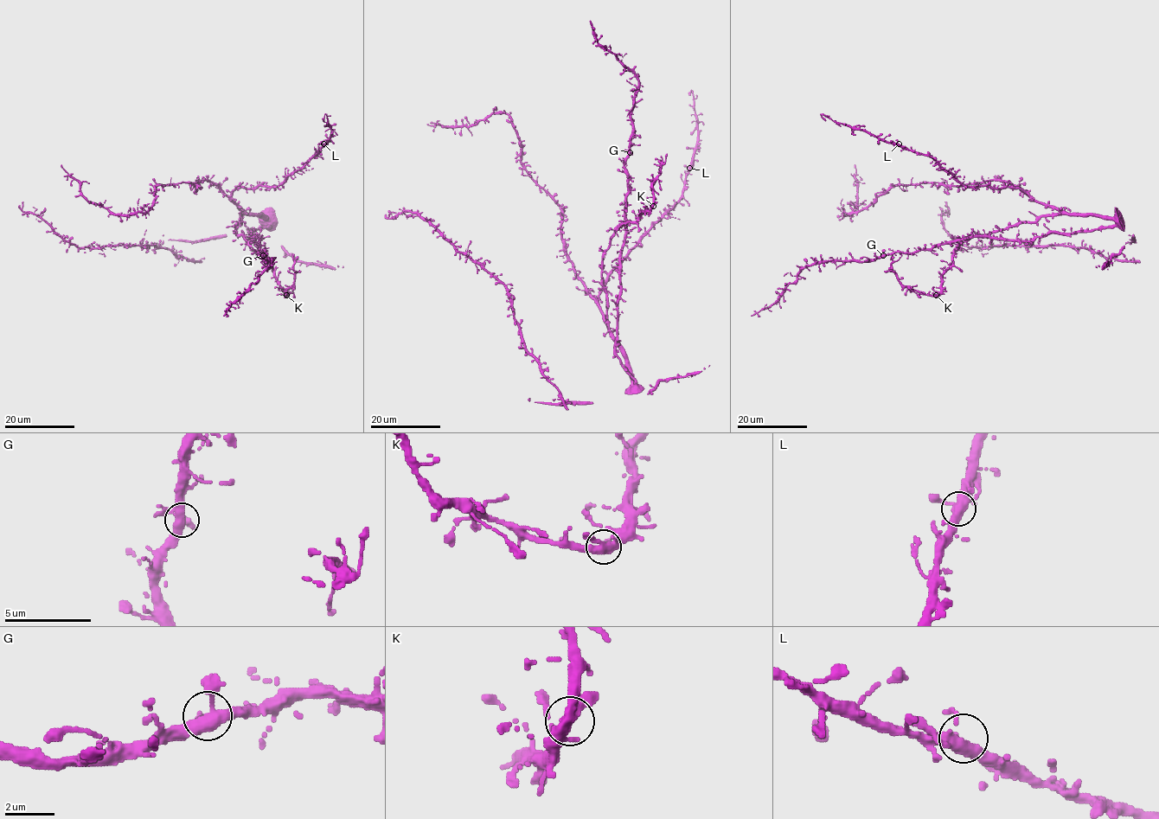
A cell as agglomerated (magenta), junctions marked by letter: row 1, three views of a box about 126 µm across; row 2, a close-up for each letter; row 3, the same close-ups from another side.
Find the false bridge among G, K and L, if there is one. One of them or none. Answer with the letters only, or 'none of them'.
none of them

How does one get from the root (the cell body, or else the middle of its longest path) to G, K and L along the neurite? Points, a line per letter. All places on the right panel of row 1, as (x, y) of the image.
G: (1108, 219), (1115, 222), (1113, 226), (1071, 233), (1049, 233), (1029, 241), (970, 237), (912, 252), (883, 255)
K: (1108, 219), (1040, 216), (1034, 222), (967, 238), (954, 250), (952, 264), (942, 278), (942, 290), (936, 295)
L: (1108, 219), (1068, 215), (1053, 205), (1034, 200), (1018, 188), (964, 186), (930, 156), (906, 150), (899, 143)

